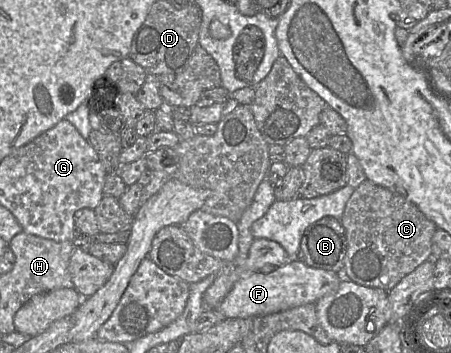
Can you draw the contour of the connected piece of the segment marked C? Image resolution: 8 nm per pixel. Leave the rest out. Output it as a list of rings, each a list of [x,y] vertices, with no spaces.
[[[367,179],[354,189],[340,221],[347,238],[342,276],[357,284],[388,292],[432,254],[435,223],[404,196]]]

